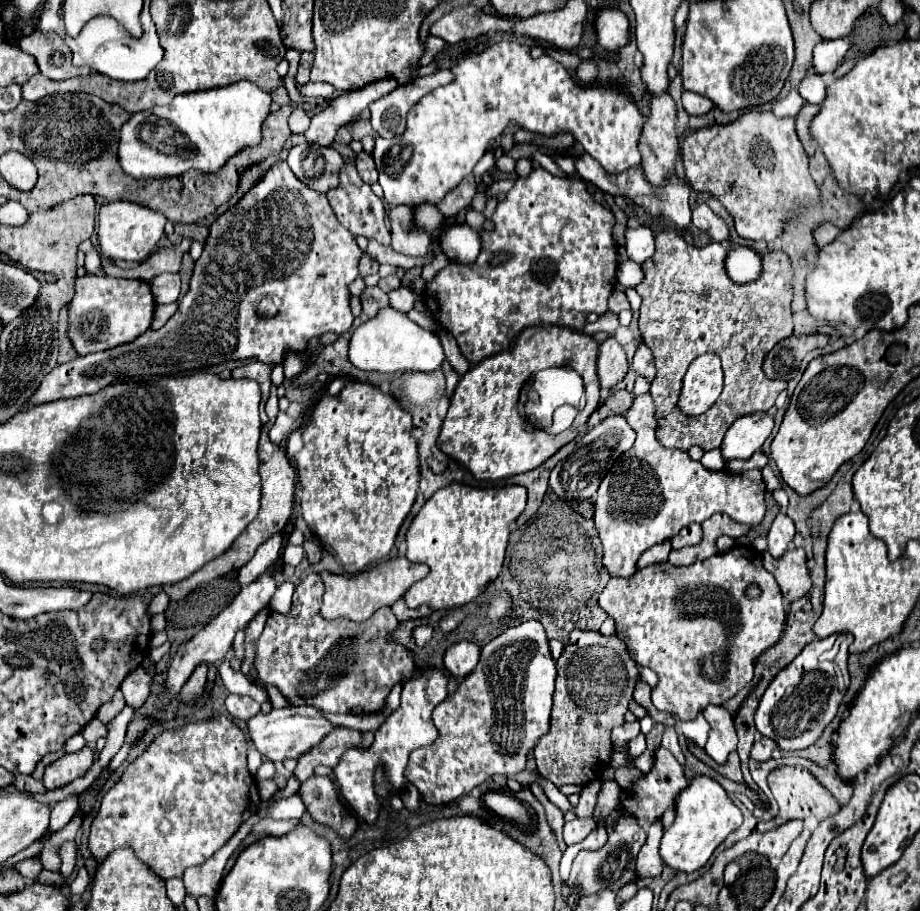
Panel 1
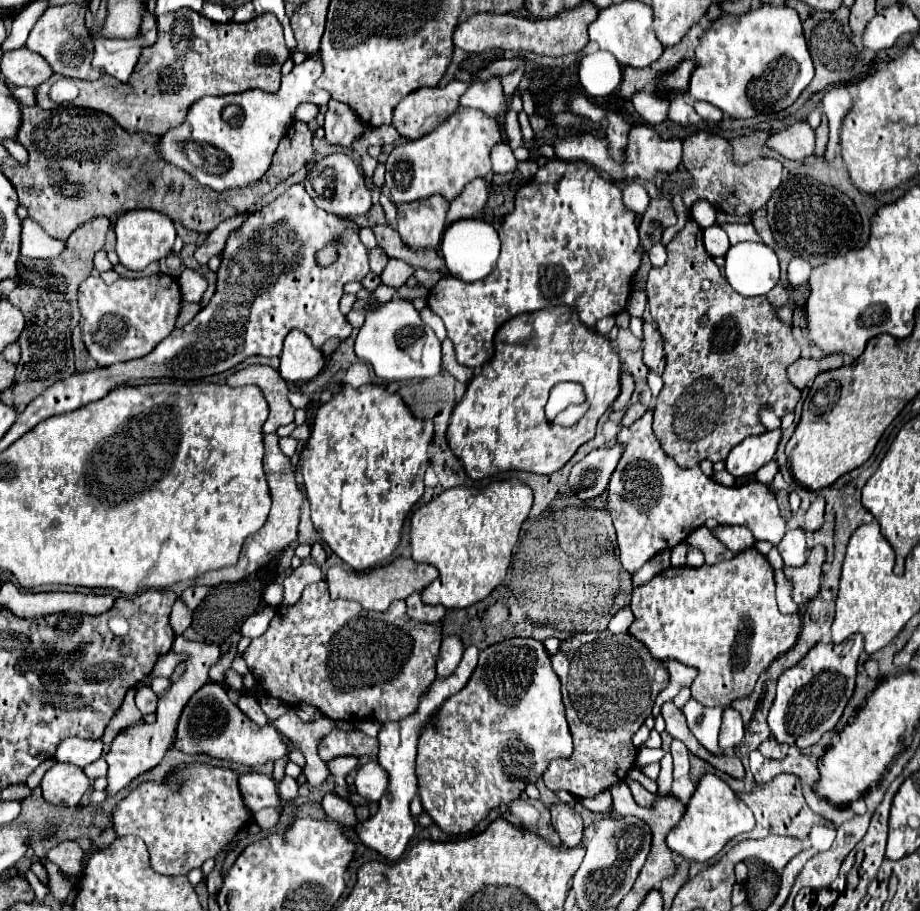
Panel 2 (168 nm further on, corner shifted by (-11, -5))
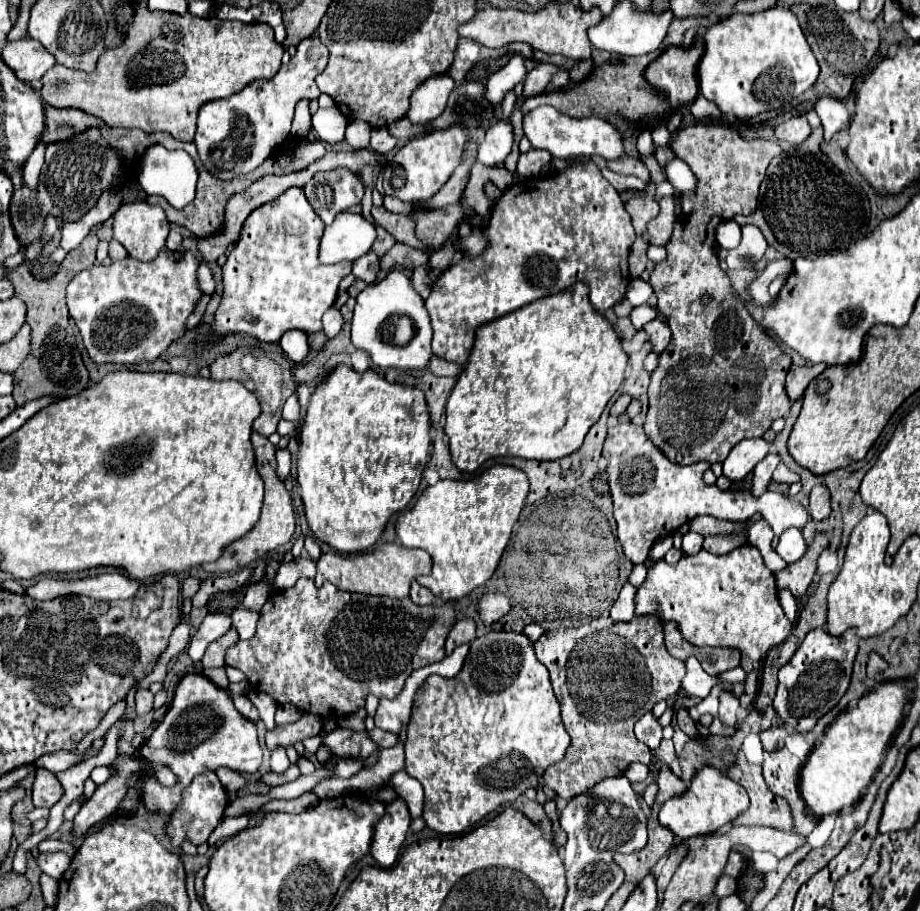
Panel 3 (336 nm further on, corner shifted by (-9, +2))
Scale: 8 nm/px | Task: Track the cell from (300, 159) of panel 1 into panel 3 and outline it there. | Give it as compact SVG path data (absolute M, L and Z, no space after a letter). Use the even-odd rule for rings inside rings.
M336 168L332 172L314 174L304 186L304 194L314 212L328 226L336 214L362 202L364 184L352 170Z

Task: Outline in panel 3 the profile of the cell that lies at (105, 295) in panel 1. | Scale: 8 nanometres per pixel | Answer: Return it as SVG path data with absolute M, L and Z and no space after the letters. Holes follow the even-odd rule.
M162 250L162 252L158 254L158 258L152 260L152 262L138 262L138 260L134 260L134 258L128 256L128 258L124 258L124 260L112 262L110 266L94 264L90 270L82 270L80 274L76 274L74 280L68 284L68 296L66 296L66 298L68 298L70 316L74 318L78 330L80 330L80 334L82 334L82 338L84 338L84 346L86 346L86 350L88 350L88 356L90 356L96 364L106 364L106 362L116 362L116 364L138 364L138 362L152 362L152 360L156 360L162 352L166 352L168 346L170 346L172 342L180 340L180 338L186 334L186 320L188 320L188 316L194 312L196 304L198 304L200 298L202 298L202 290L198 288L198 280L196 280L198 264L200 264L198 256L196 256L194 252L190 252L190 250L188 250L188 252L180 252L178 258L176 258L176 254L174 254L172 250Z

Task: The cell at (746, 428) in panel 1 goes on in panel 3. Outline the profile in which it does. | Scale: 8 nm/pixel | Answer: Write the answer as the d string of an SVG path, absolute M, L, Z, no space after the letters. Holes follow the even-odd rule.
M754 438L754 440L742 440L738 442L728 458L722 462L724 466L724 476L732 482L744 480L754 466L768 454L768 442L764 438Z

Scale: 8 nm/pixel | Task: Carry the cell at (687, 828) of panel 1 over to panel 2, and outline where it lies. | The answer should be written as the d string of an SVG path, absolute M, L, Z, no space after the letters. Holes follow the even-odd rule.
M708 773L700 779L700 783L686 807L684 817L668 833L666 843L672 849L672 853L682 855L688 861L706 863L714 855L718 855L732 837L744 833L744 831L750 831L752 827L754 827L752 811L742 801L736 799L734 791L720 777Z

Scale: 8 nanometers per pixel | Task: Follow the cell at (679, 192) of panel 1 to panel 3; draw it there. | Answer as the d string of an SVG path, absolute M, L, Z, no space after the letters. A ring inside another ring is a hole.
M538 106L524 114L524 134L532 142L534 148L544 148L552 152L554 158L578 160L588 156L602 156L606 160L616 160L624 154L622 134L610 122L602 118L570 118L552 106Z

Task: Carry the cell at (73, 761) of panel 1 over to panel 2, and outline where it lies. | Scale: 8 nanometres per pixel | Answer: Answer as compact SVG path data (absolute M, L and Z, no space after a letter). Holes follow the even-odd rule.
M54 763L54 767L46 771L40 787L48 803L56 805L62 803L68 807L76 807L82 795L90 789L90 779L78 765Z

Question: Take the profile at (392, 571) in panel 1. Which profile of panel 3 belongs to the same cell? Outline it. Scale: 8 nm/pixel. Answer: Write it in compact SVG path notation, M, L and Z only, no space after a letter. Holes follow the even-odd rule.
M398 542L378 544L362 554L322 554L316 562L316 586L324 582L332 582L334 586L348 592L362 592L370 596L390 596L390 598L406 598L410 590L410 582L418 574L428 574L432 568L432 560L428 552L418 548L404 548Z

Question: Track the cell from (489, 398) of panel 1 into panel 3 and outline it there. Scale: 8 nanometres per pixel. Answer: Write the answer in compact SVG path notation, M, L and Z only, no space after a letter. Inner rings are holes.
M576 282L572 288L566 288L558 294L546 296L546 298L538 298L538 300L526 304L524 308L518 308L518 310L478 328L478 334L474 340L474 350L470 352L468 364L462 370L462 374L458 376L456 386L452 388L452 394L446 402L446 414L444 414L446 416L444 432L448 436L450 456L452 456L452 462L462 472L474 472L482 462L486 462L488 458L494 458L494 456L520 456L520 458L528 458L528 460L558 460L558 458L564 458L568 454L576 452L582 446L586 432L590 430L592 424L596 424L604 406L608 404L608 400L614 396L614 392L624 382L624 378L626 378L624 372L626 372L626 362L628 362L614 326L606 320L604 314L594 310L594 306L588 300L588 292L590 290L584 282Z

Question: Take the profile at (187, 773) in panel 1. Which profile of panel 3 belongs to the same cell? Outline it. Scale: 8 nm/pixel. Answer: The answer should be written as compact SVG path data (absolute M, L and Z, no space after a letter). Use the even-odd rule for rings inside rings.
M204 772L204 774L198 774L192 784L184 790L182 794L182 804L180 808L172 814L170 818L170 824L166 826L166 832L168 836L172 838L172 848L178 850L182 846L184 840L190 840L192 844L200 846L202 842L208 840L210 832L216 828L216 824L224 818L224 810L228 806L228 794L224 790L224 786L220 784L218 776L214 772Z

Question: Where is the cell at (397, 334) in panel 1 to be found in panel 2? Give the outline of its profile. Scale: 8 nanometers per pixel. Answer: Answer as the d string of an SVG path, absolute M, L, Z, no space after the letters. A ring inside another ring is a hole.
M392 299L380 309L366 315L364 325L356 337L356 355L358 359L374 365L374 373L384 381L402 381L402 379L426 379L442 371L442 343L428 325L422 325L422 319L414 305L404 299ZM400 339L406 339L408 345L402 349Z

